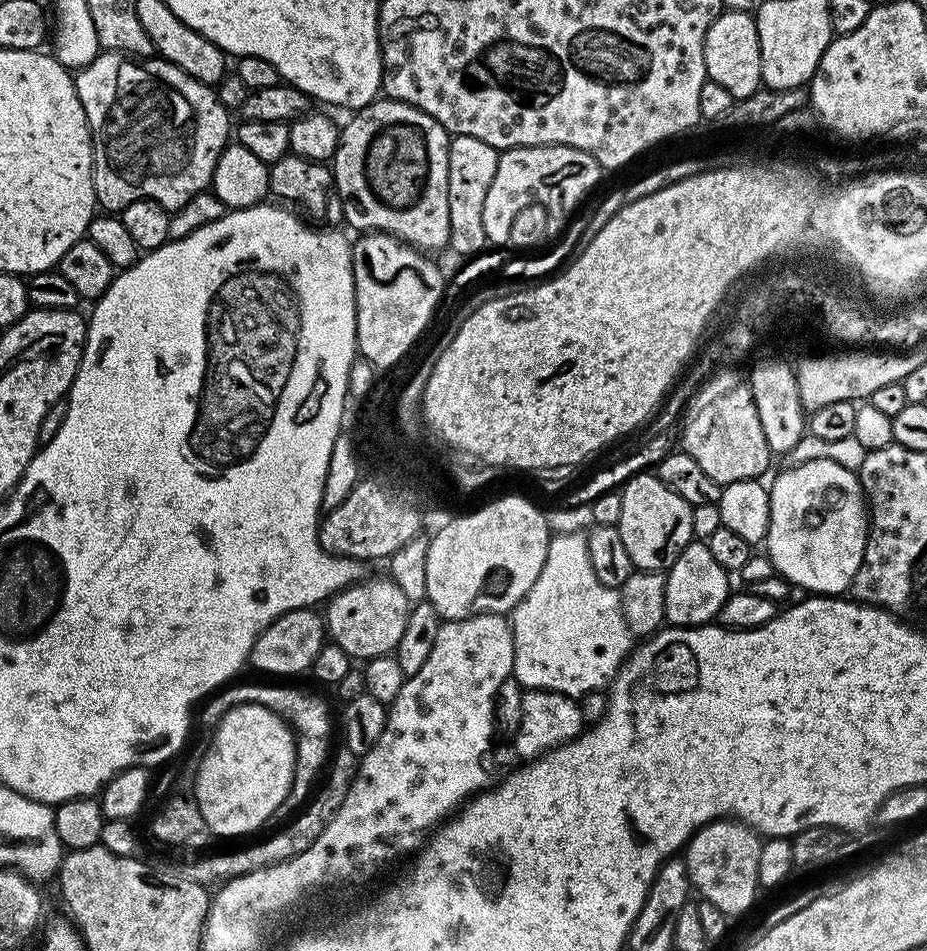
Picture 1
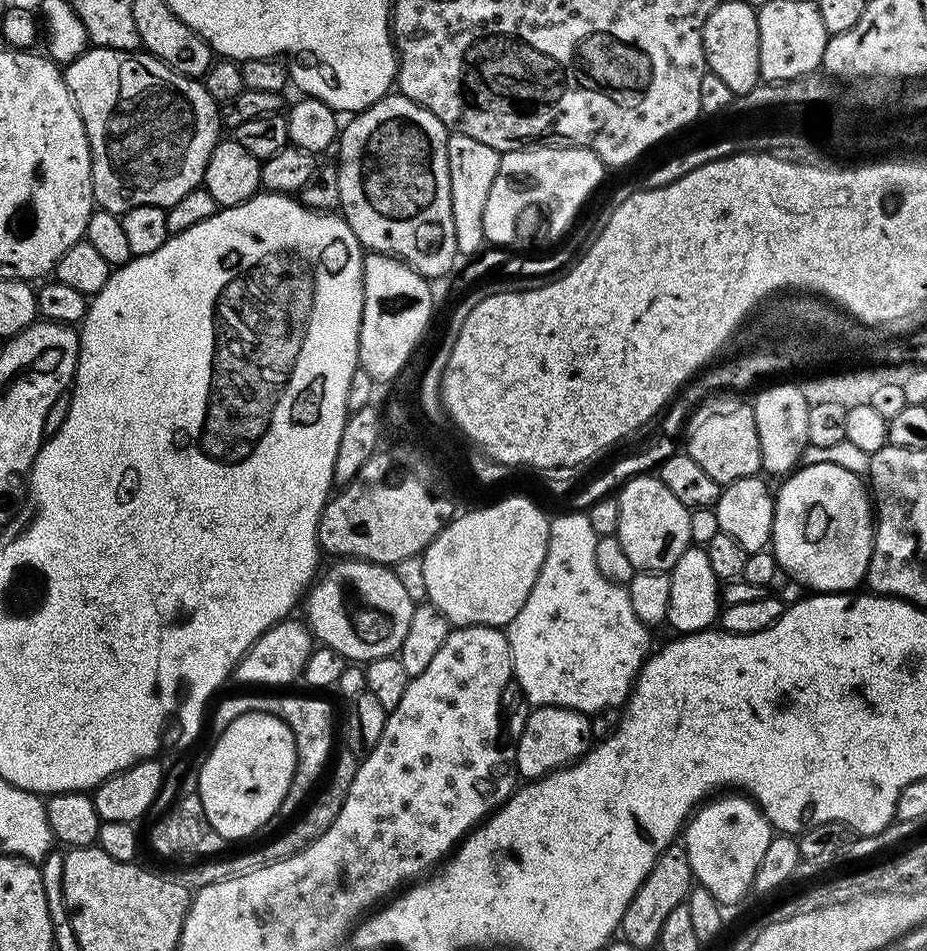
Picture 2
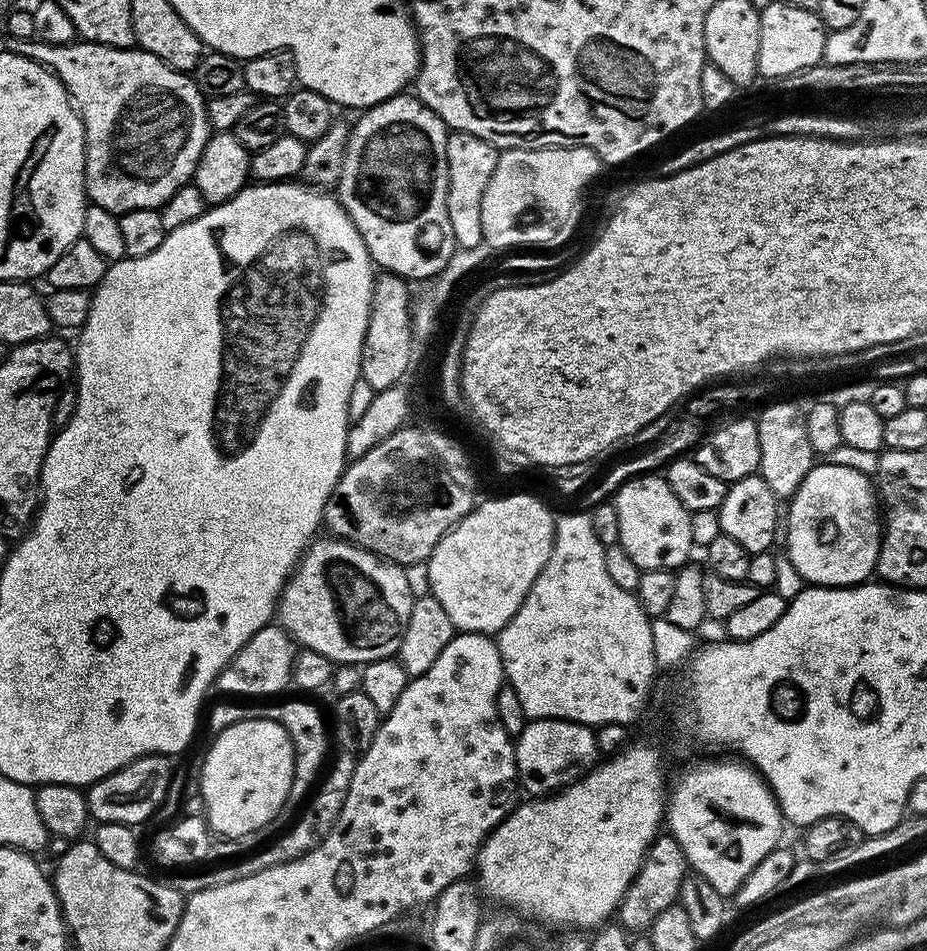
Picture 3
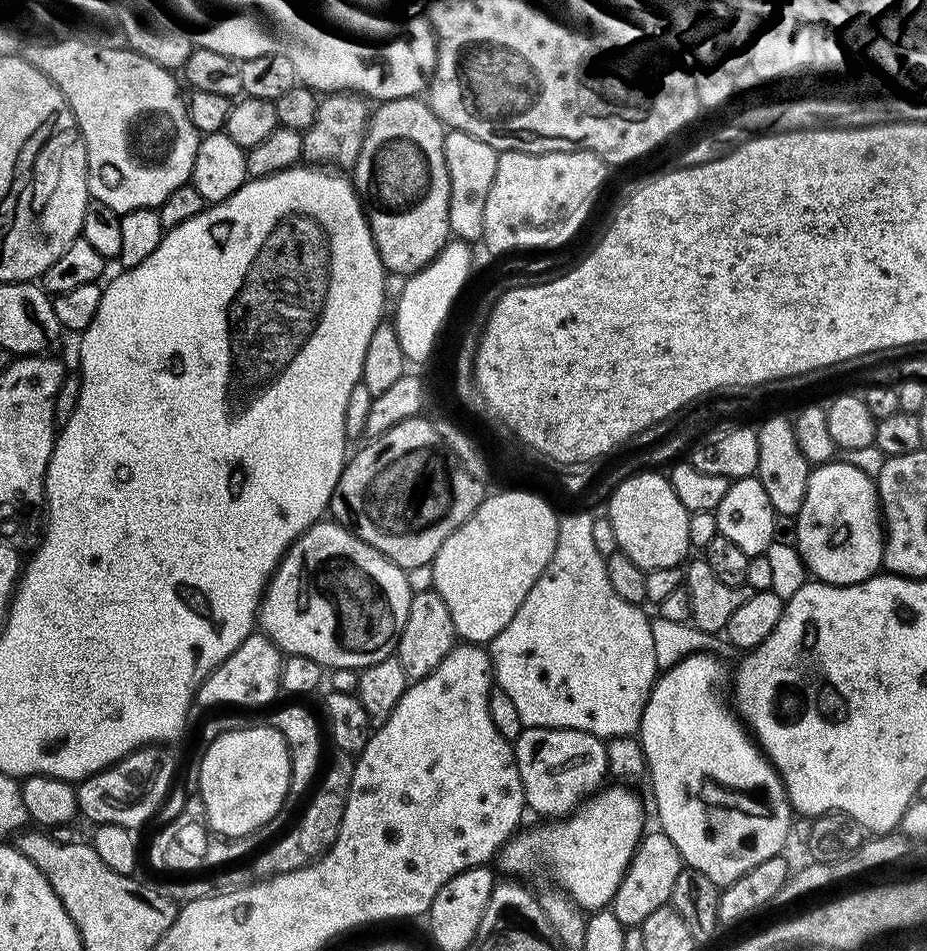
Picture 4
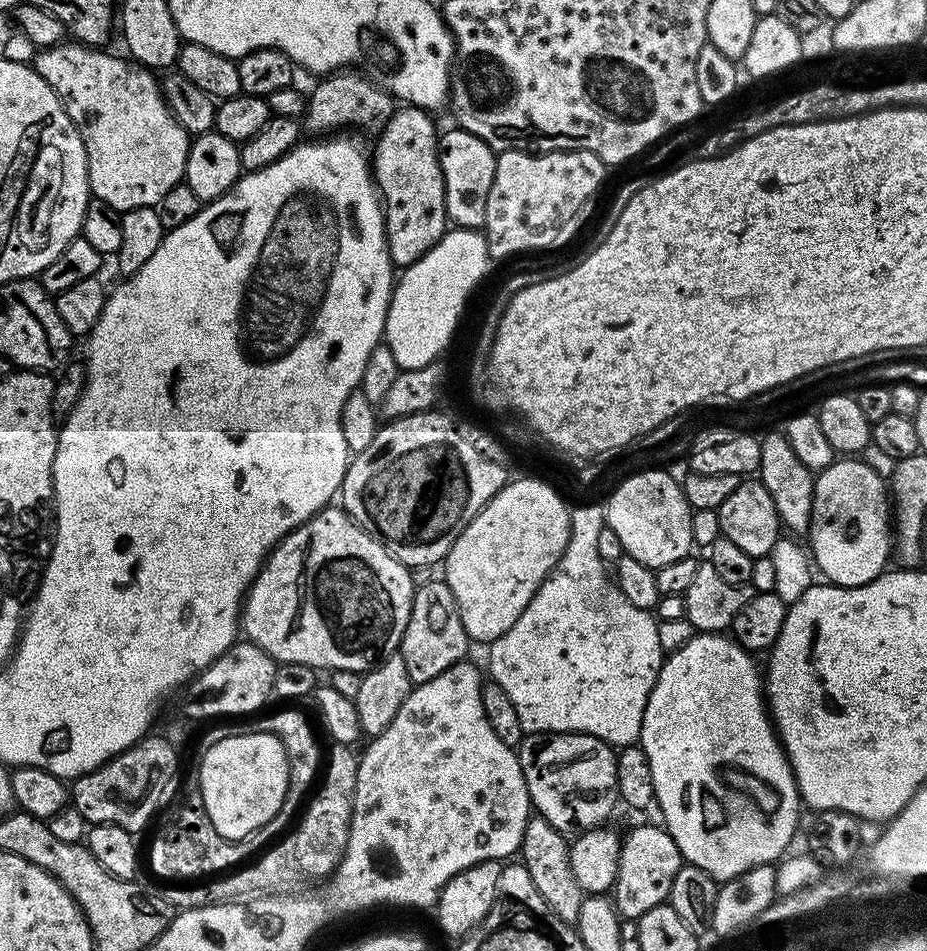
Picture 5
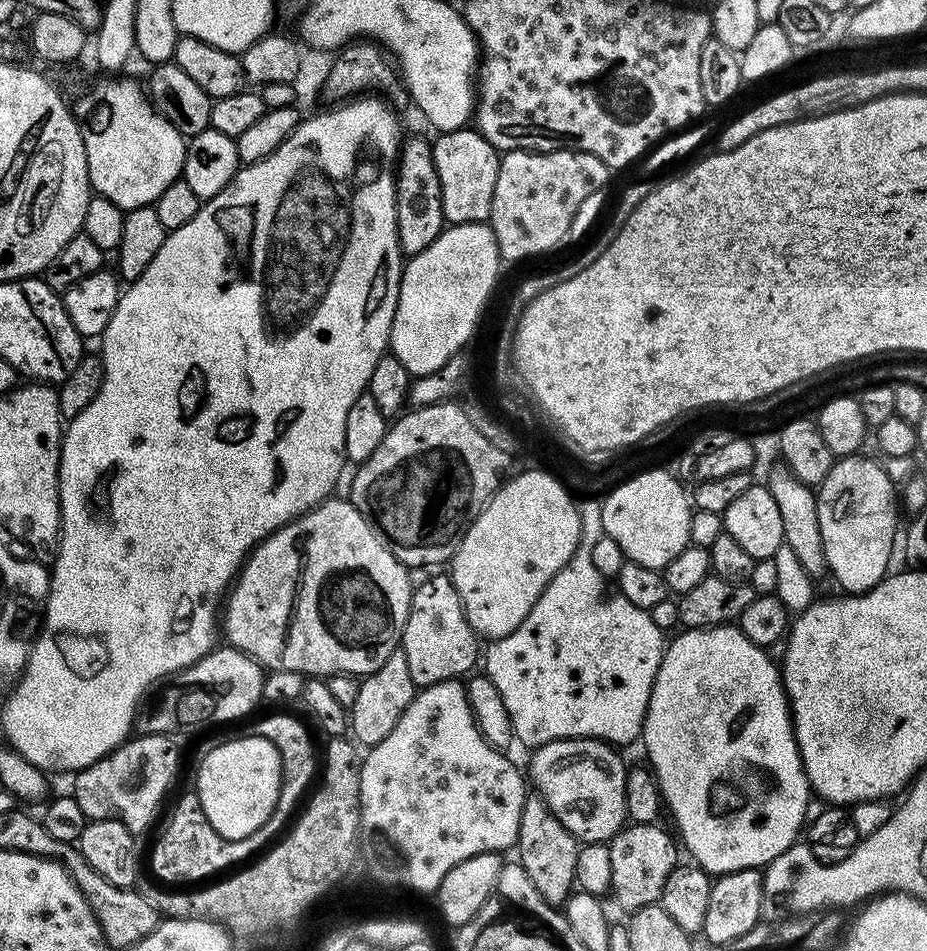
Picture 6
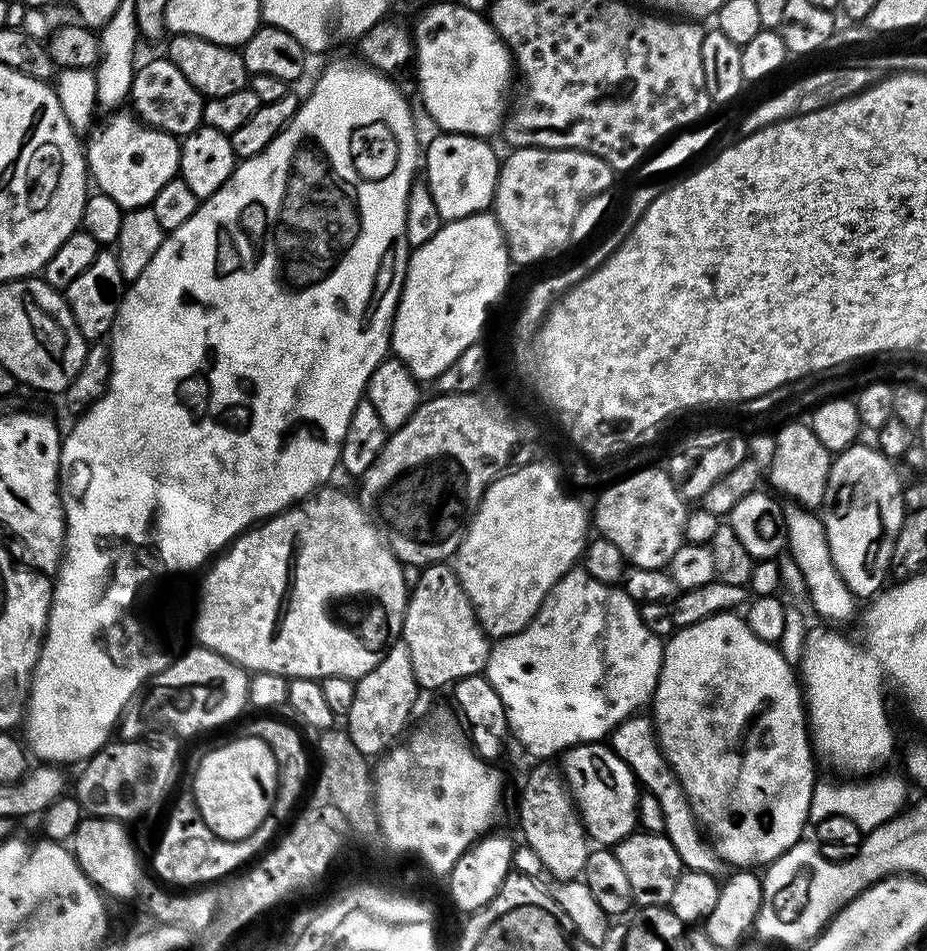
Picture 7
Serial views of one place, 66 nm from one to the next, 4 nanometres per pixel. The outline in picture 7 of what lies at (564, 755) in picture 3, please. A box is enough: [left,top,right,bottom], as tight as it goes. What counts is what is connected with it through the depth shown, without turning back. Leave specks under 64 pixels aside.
[558,743,638,846]

